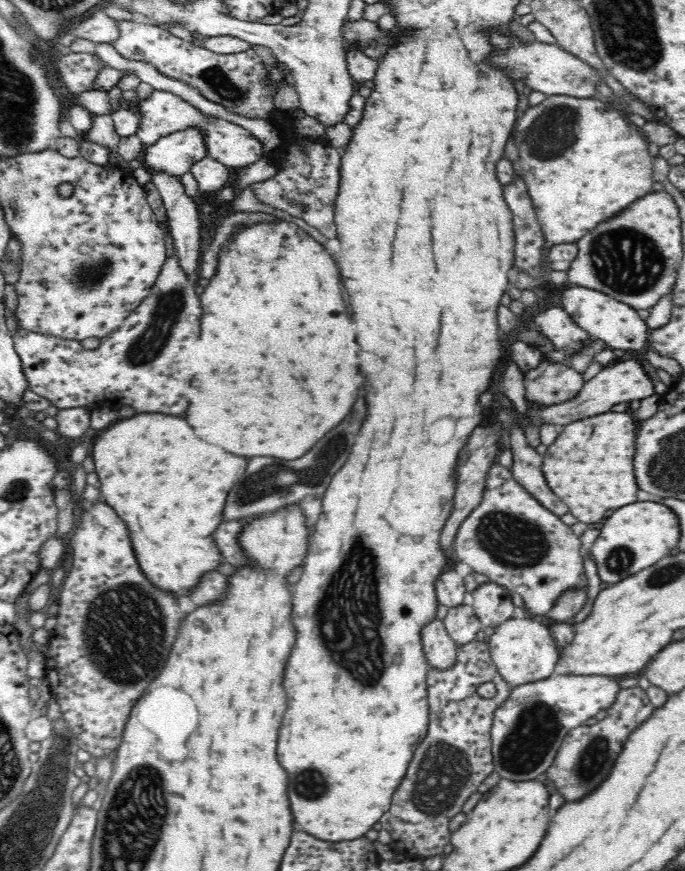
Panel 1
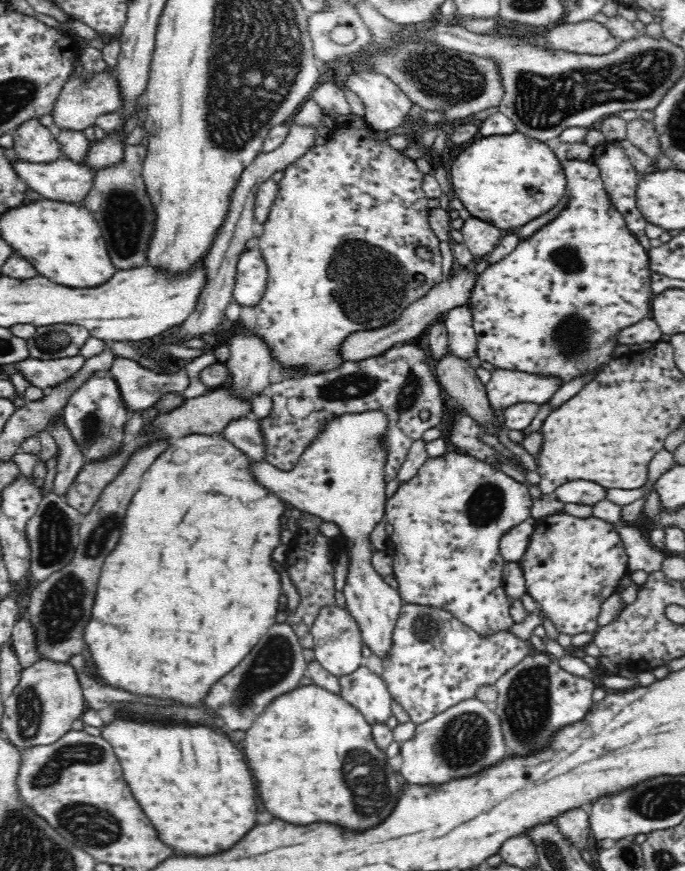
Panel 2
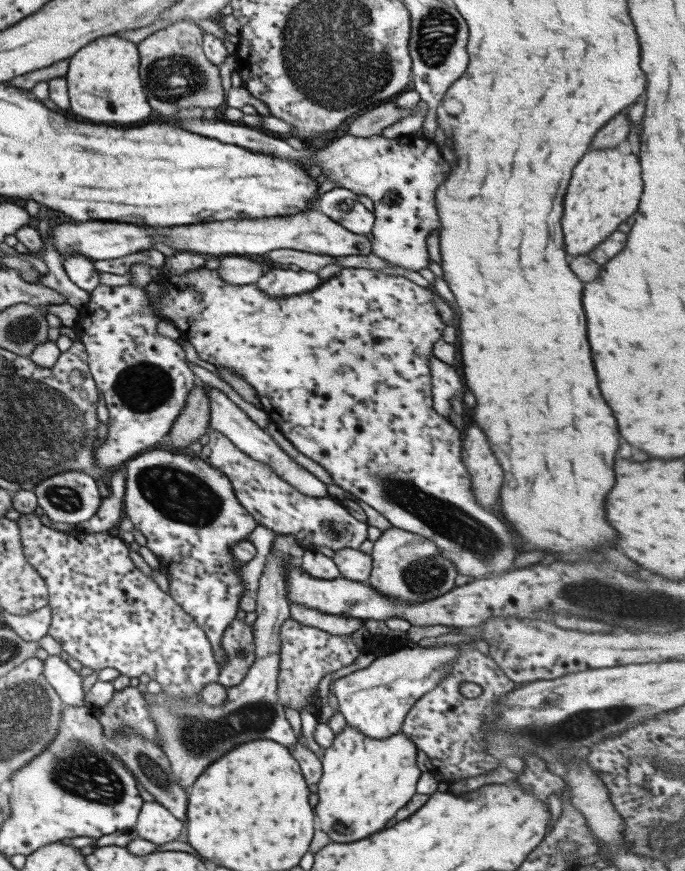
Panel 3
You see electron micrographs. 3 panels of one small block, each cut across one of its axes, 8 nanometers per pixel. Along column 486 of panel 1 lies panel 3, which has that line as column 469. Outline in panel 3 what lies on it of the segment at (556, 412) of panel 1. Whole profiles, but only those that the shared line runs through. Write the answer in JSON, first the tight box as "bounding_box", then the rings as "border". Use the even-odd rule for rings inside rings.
{"bounding_box":[461,425,504,509],"border":[[[478,425],[464,430],[461,457],[471,476],[472,488],[478,504],[490,509],[498,500],[504,480],[504,470],[496,460],[486,434]]]}

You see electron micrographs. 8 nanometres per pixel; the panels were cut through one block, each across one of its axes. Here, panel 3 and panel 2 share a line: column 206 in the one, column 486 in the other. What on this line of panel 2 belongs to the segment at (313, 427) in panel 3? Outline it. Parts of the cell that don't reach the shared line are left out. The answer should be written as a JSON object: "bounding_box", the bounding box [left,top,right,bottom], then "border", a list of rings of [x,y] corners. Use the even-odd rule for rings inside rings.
{"bounding_box":[468,159,650,383],"border":[[[565,159],[562,162],[564,173],[566,174],[567,187],[564,190],[564,197],[568,199],[565,209],[551,220],[547,225],[536,231],[532,236],[517,244],[502,260],[489,264],[484,272],[477,277],[474,288],[469,298],[468,307],[473,315],[473,329],[477,332],[477,355],[481,361],[490,362],[495,368],[505,368],[506,370],[521,370],[528,374],[547,374],[547,376],[557,376],[562,383],[574,380],[576,376],[596,372],[605,367],[615,356],[612,355],[616,343],[616,336],[622,328],[629,327],[642,320],[649,319],[650,307],[650,272],[649,254],[639,243],[639,239],[627,227],[624,216],[612,204],[609,194],[604,188],[598,165],[591,160],[578,162],[578,159]]]}

